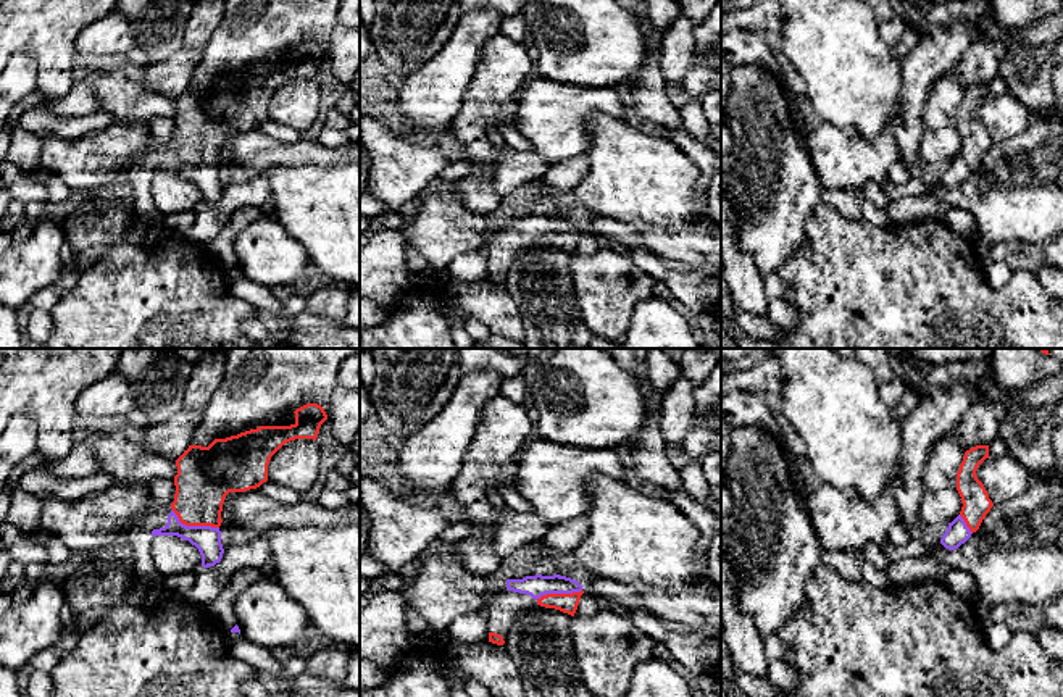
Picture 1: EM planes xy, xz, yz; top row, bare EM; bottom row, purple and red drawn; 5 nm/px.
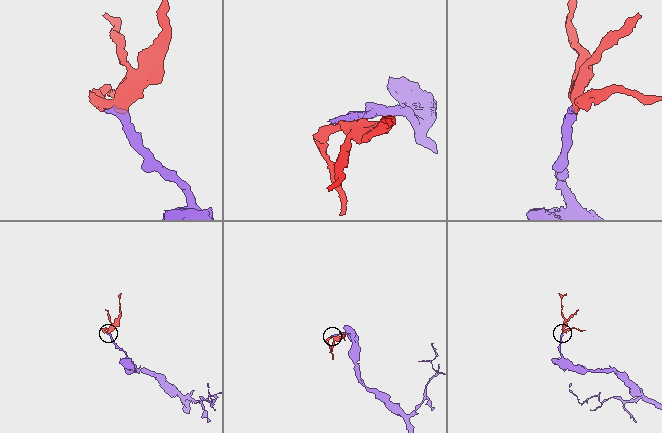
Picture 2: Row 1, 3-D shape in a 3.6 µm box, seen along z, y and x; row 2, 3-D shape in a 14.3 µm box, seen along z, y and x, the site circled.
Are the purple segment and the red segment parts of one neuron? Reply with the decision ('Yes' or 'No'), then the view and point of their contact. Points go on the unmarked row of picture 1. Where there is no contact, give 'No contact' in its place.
Yes. Touches purple at xy (194, 165)

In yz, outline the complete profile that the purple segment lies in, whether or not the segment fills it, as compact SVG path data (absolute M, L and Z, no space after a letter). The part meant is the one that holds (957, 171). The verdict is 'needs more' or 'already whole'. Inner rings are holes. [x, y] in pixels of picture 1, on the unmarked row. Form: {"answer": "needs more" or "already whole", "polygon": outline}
{"answer": "needs more", "polygon": "M976 84L965 90L957 111L957 129L963 145L960 153L948 161L940 177L940 182L948 189L955 189L965 182L979 168L982 158L994 145L984 123L976 115L978 105L986 97L989 97L989 84Z"}

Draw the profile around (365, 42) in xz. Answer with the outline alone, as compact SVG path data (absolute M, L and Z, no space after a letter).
M360 13L360 61L365 60L373 52L373 42L369 39L369 27L363 21L363 16Z

